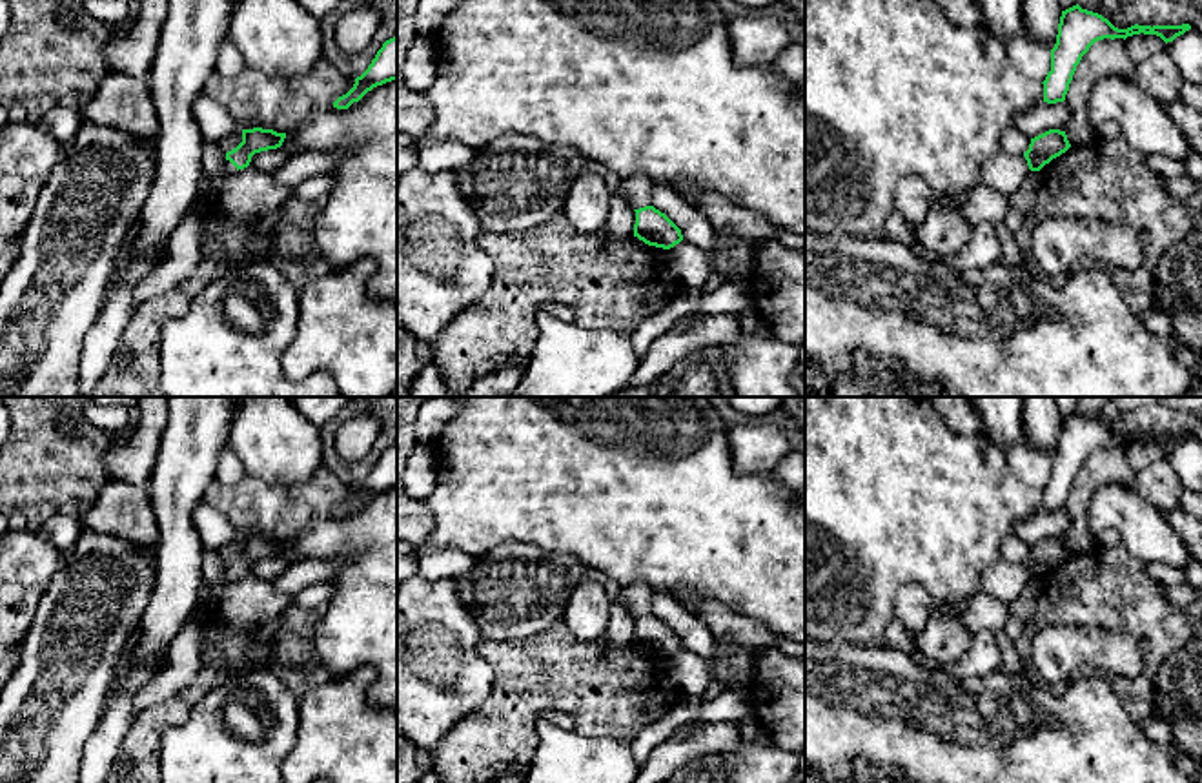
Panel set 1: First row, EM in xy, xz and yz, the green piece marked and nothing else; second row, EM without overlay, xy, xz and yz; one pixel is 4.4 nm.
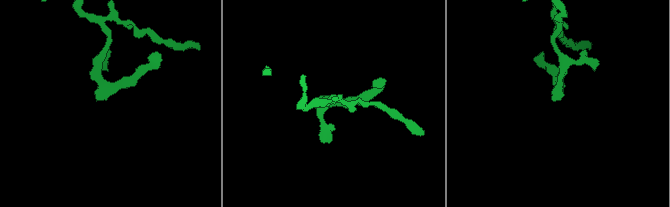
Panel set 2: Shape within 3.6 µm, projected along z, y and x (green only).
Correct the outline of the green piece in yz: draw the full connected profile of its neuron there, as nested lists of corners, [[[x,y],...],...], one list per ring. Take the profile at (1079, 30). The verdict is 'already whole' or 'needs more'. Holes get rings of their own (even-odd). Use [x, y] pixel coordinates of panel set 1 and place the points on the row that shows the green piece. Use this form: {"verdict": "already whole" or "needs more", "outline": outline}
{"verdict": "already whole", "outline": [[[1078,4],[1062,11],[1056,44],[1051,49],[1051,71],[1044,84],[1044,102],[1064,102],[1069,84],[1089,47],[1104,38],[1127,38],[1133,35],[1156,35],[1166,44],[1189,31],[1189,24],[1182,25],[1131,25],[1127,29],[1115,27],[1107,18],[1098,13],[1082,9]]]}

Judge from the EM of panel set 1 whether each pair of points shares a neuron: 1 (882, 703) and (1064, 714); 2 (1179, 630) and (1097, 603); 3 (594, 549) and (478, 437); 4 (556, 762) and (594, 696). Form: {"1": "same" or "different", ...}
{"1": "same", "2": "same", "3": "same", "4": "different"}

